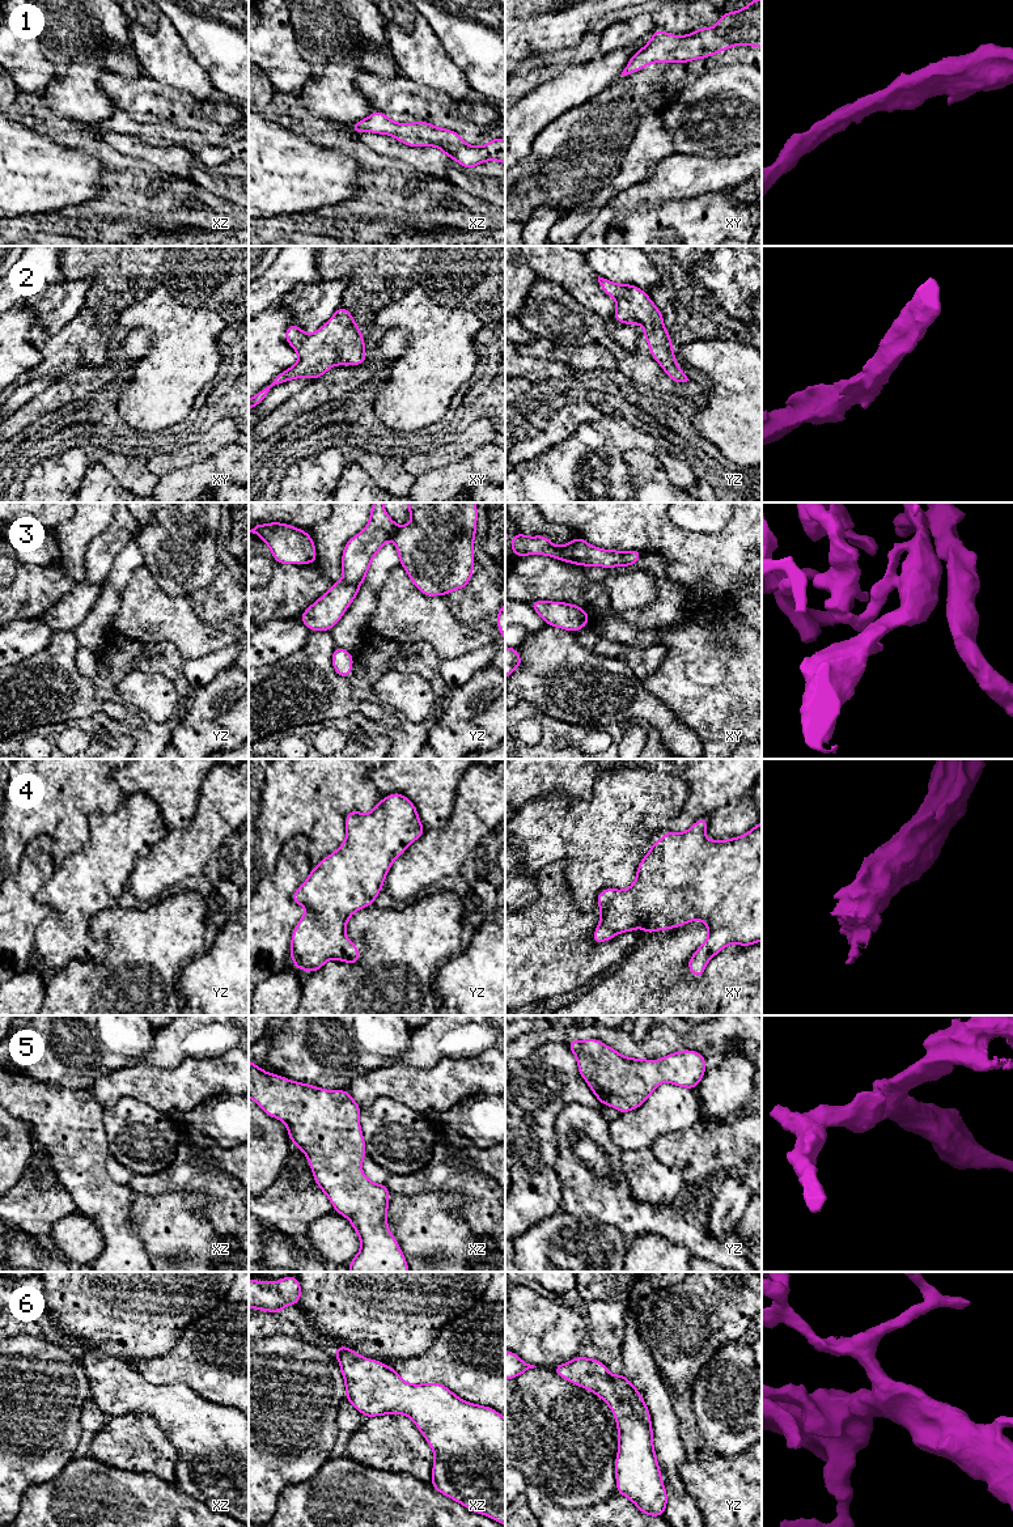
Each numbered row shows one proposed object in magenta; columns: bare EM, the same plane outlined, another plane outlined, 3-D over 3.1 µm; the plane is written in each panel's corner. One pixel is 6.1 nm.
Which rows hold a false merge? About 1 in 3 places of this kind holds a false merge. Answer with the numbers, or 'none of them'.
none of them

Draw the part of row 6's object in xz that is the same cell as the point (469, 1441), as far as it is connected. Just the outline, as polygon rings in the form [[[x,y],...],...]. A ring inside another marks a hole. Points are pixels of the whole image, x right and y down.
[[[346,1345],[335,1348],[334,1354],[344,1378],[346,1399],[365,1418],[383,1414],[407,1414],[414,1421],[435,1452],[431,1483],[435,1490],[472,1513],[487,1515],[505,1526],[505,1418],[493,1408],[471,1404],[458,1397],[442,1383],[407,1383],[393,1367],[365,1358]]]

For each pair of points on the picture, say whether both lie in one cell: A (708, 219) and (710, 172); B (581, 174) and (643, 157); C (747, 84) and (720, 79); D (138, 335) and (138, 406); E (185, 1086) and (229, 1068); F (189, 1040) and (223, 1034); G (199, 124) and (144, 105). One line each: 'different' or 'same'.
A: different
B: different
C: same
D: different
E: same
F: same
G: same

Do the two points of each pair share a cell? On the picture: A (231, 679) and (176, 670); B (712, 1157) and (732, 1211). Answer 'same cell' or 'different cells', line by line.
A: different cells
B: different cells

